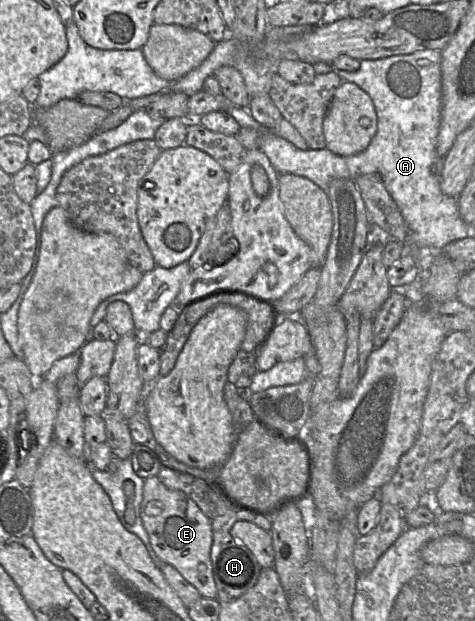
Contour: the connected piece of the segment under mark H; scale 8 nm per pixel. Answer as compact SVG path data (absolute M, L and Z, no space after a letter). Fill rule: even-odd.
M236 510L211 520L213 541L210 557L217 588L216 600L220 604L232 602L250 590L256 584L261 570L252 552L240 540L231 535L233 525L237 522L250 522L270 532L271 521L271 514L266 515L247 510Z

